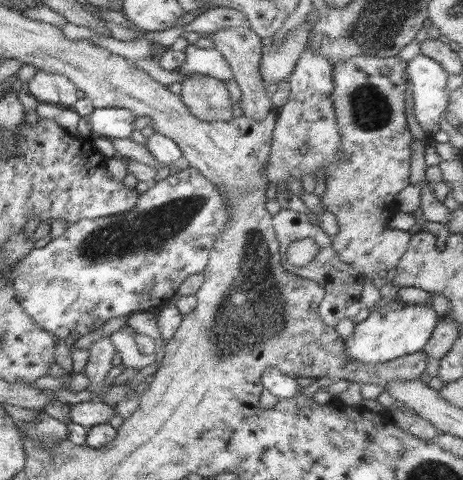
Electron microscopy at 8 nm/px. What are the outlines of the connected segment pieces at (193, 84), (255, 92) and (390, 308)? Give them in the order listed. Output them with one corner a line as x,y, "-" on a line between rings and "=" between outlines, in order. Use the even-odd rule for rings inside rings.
189,73
180,82
180,99
187,111
203,122
229,121
231,100
225,84
203,74
=
229,27
227,29
219,29
213,31
208,37
214,49
216,49
221,57
229,64
233,76
233,80
237,83
241,92
241,101
238,106
243,111
243,116
249,117
251,121
259,121
271,111
274,106
267,97
264,89
263,80
259,74
258,66
260,63
260,37
255,31
251,31
250,27
=
394,300
371,310
363,321
355,324
353,333
344,340
343,354
357,364
379,364
422,351
437,320
437,314
431,306

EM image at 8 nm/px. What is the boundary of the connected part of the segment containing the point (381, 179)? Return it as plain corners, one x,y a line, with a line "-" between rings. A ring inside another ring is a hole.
364,55
353,56
347,61
339,61
332,65
333,90
331,90
331,105
333,105
333,115
335,115
337,133
339,133
339,160
333,164
333,168
331,168
325,176
325,194
323,194
320,199
321,203
323,203
323,207
325,207
325,211
335,215
335,221
337,221
337,234
331,237
331,247
333,247
333,251
337,253
337,257
339,257
341,262
351,265
353,270
357,271
361,276
373,278
374,284
387,280
387,276
392,273
393,268
397,266
397,261
399,261
401,255
406,251
410,239
410,234
407,231
389,229
386,227
388,220
399,211
396,206
395,196
409,185
409,164
411,158
411,147
409,146
413,137
409,133
409,129
407,129
407,120
405,119
405,67
406,62
398,57
375,57

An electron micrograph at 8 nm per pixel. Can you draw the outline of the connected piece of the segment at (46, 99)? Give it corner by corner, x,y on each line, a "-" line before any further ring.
37,70
24,85
24,90
38,102
57,106
73,106
77,102
77,88
65,75

